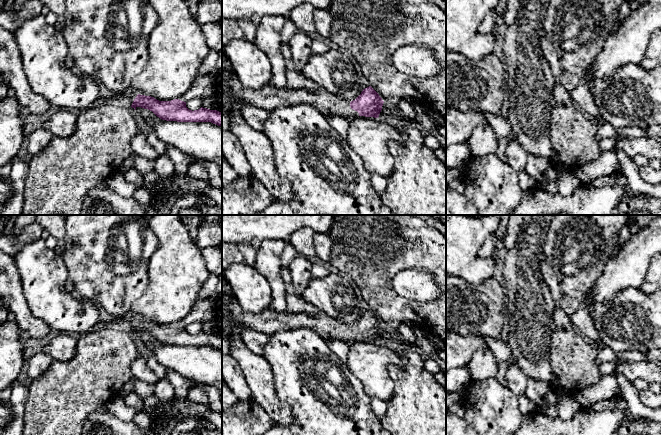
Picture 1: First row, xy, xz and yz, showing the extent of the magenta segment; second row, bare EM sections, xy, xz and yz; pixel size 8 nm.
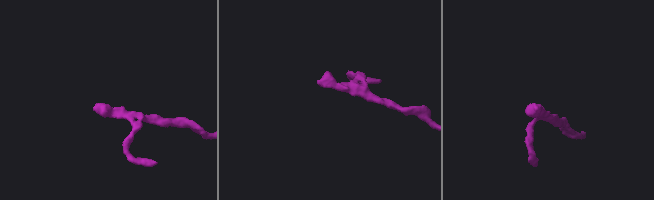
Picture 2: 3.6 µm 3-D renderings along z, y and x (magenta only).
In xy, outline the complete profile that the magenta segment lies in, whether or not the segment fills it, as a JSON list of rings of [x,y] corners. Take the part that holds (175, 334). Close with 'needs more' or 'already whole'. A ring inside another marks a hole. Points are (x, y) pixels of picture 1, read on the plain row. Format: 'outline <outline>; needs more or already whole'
outline [[[100,313],[98,327],[109,327],[127,332],[141,331],[152,335],[157,341],[166,345],[177,346],[211,346],[222,350],[222,336],[201,331],[189,334],[186,326],[179,323],[159,325],[151,320],[137,318],[133,314],[115,317],[108,313]]]; needs more

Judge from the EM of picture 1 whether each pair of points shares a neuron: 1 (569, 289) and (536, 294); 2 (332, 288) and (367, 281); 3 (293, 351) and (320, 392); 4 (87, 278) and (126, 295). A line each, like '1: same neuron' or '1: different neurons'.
1: different neurons
2: different neurons
3: same neuron
4: same neuron

